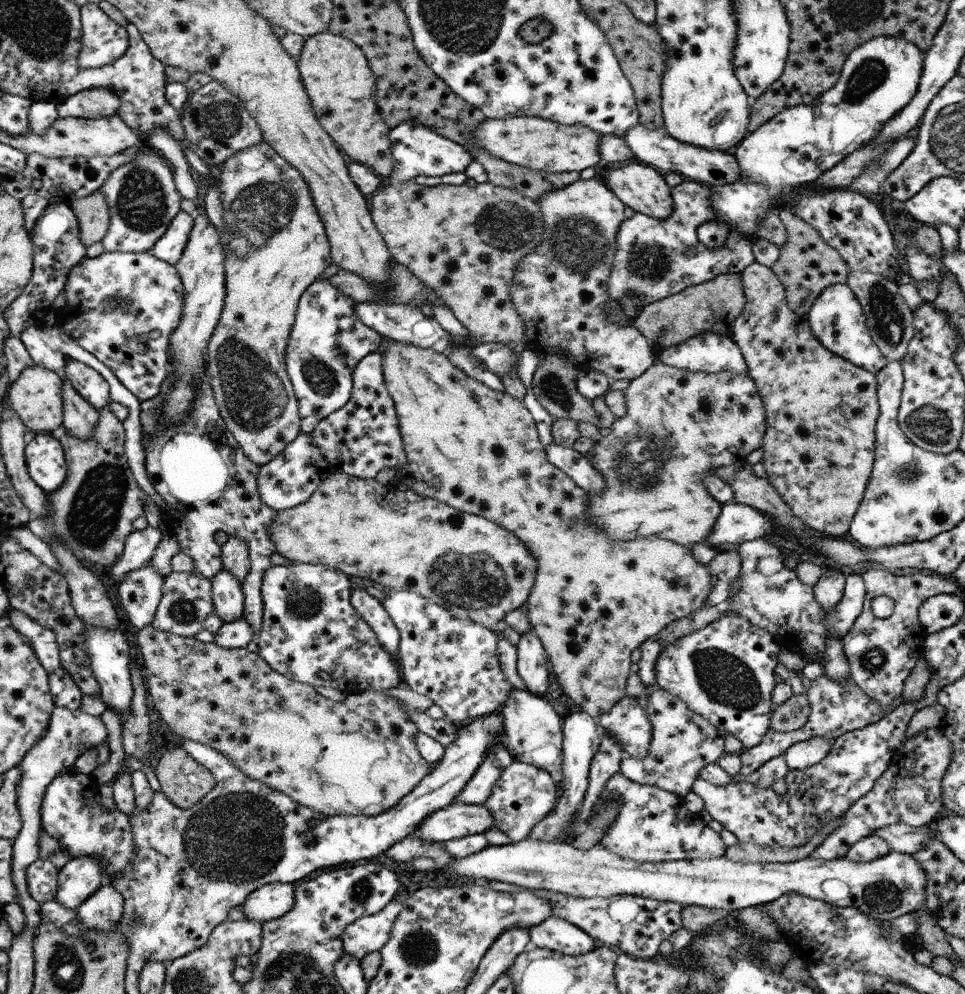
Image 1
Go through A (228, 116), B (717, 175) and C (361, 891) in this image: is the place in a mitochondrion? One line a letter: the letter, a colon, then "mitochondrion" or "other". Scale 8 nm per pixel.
A: mitochondrion
B: other
C: mitochondrion

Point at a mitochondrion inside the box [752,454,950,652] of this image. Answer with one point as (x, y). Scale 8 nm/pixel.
(905, 473)

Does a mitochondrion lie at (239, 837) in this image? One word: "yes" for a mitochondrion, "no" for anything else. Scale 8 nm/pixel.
yes

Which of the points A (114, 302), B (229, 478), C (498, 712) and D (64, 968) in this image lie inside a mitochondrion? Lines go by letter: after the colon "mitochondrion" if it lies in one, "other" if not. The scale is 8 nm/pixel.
A: mitochondrion
B: other
C: other
D: mitochondrion

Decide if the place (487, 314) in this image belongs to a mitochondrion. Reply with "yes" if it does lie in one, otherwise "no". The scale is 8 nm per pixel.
no

